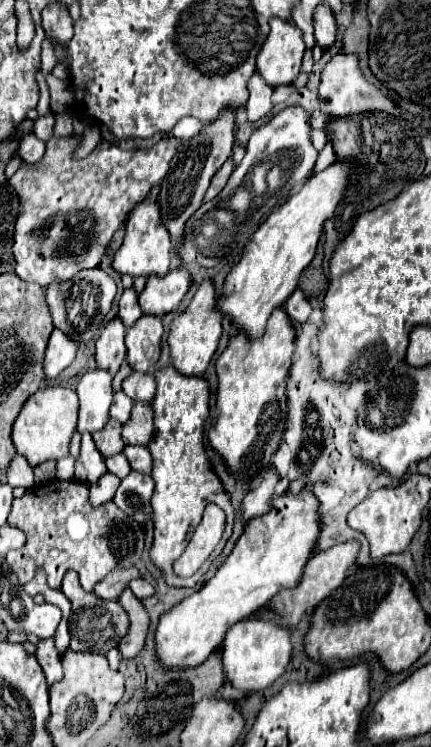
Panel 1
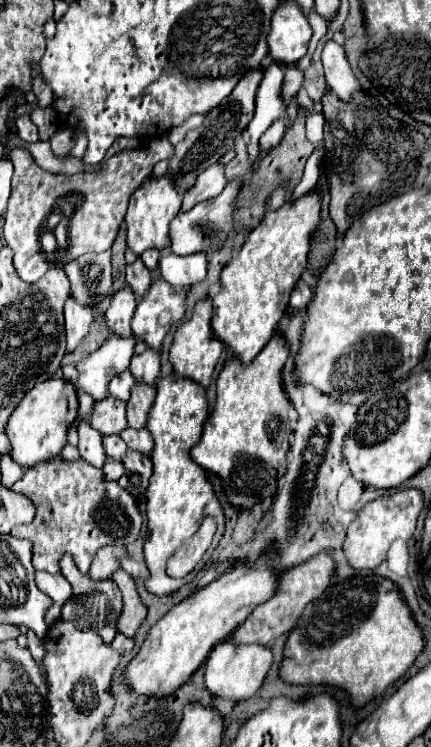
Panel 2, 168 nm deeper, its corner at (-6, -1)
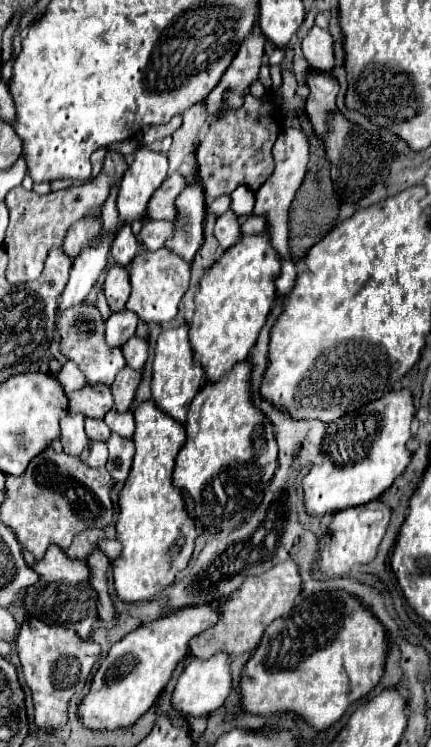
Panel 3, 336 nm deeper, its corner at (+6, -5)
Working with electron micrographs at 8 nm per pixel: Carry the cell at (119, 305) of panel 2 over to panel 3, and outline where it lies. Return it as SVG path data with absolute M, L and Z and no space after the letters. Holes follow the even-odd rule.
M114 265L104 281L104 295L108 299L110 311L118 313L124 311L124 305L130 295L130 281L128 281L128 269L120 269L120 265Z

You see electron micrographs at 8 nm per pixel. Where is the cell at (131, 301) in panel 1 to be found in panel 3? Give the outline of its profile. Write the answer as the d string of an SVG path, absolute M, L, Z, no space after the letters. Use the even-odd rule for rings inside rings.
M120 229L118 235L114 237L112 249L110 249L116 265L128 267L132 263L132 259L136 257L136 251L138 251L138 243L136 243L136 237L132 235L132 229Z

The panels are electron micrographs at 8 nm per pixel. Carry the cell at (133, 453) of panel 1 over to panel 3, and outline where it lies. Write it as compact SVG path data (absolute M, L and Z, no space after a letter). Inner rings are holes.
M112 409L112 411L106 413L104 423L110 427L112 433L118 433L120 437L126 437L126 439L132 439L132 433L136 431L136 423L134 423L132 411L128 411L128 413L116 413Z

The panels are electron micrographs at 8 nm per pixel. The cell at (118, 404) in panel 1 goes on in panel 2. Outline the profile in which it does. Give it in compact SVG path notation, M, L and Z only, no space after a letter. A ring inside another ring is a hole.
M126 369L124 373L112 377L112 381L108 383L108 391L110 391L110 395L114 395L114 397L118 397L118 399L122 399L126 403L130 399L132 383L134 383L134 377L132 377L130 369Z

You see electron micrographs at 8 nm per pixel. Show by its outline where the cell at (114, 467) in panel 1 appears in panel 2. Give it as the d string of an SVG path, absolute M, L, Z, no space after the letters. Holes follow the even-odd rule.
M108 435L108 437L102 437L102 441L104 441L104 449L108 457L122 459L122 455L126 453L126 443L122 441L120 435Z

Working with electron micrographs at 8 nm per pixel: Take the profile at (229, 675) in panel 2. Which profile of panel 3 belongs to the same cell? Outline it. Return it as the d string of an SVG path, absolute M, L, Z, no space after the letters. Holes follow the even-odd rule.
M216 653L210 659L192 659L182 675L178 677L174 695L172 695L172 705L180 709L184 715L208 715L224 705L232 691L232 669L230 669L230 655L228 653Z

